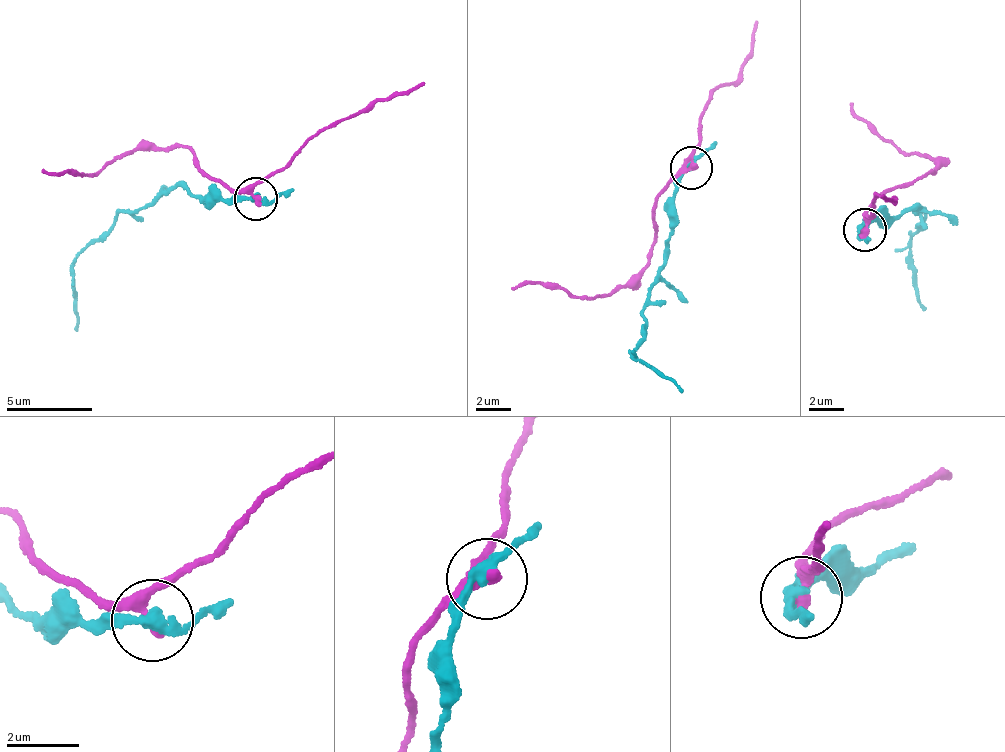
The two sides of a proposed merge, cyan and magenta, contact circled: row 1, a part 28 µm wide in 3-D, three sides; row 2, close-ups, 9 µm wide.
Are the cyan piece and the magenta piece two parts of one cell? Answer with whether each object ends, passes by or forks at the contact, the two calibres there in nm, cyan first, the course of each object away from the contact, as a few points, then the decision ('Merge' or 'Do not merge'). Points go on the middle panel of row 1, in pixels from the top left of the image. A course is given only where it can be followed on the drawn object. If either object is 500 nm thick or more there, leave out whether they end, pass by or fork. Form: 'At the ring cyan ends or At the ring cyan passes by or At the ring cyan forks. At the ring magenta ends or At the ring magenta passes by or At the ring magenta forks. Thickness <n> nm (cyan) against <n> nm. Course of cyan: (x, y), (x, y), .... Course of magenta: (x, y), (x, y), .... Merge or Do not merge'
At the ring cyan passes by. At the ring magenta passes by. Thickness 300 nm (cyan) against 300 nm. Course of cyan: (691, 166), (674, 198), (665, 257), (653, 281), (633, 358), (664, 376), (683, 394). Course of magenta: (691, 166), (657, 197), (653, 229), (656, 243), (628, 286), (581, 300), (537, 281), (511, 288). Do not merge

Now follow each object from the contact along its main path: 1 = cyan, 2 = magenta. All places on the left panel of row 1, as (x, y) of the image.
1: (257, 197), (221, 202), (178, 186), (150, 203), (118, 214), (71, 270), (75, 328)
2: (257, 197), (191, 165), (187, 147), (136, 151), (88, 174), (42, 168)

